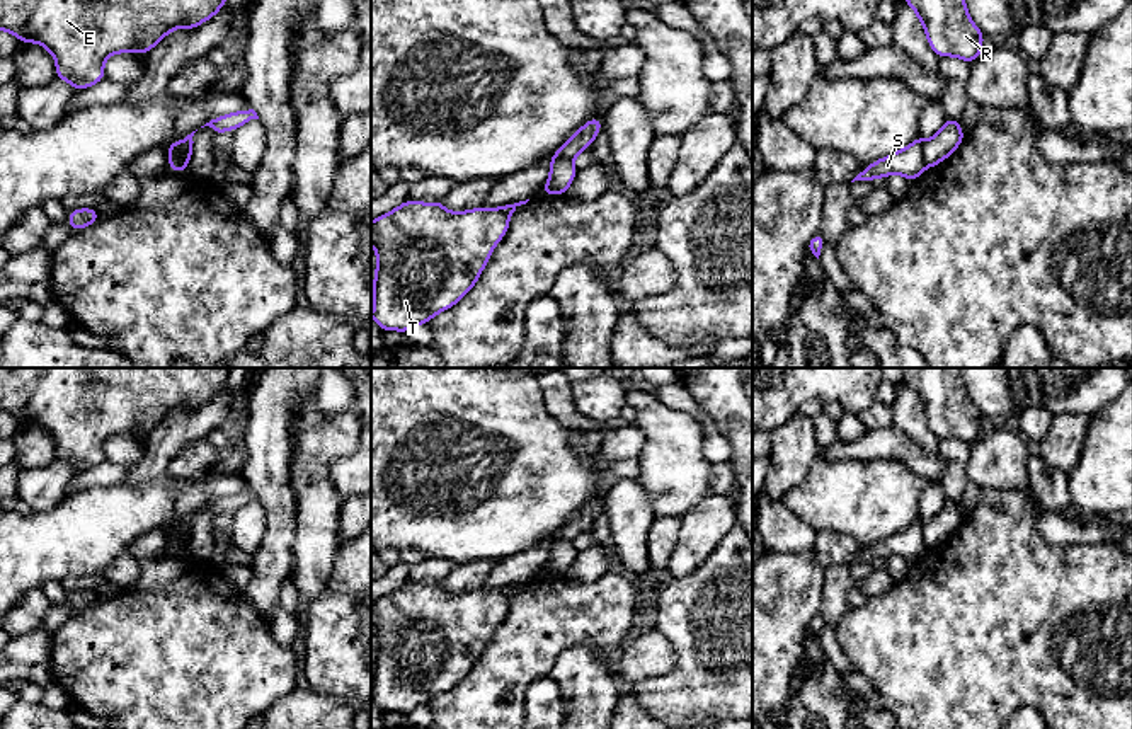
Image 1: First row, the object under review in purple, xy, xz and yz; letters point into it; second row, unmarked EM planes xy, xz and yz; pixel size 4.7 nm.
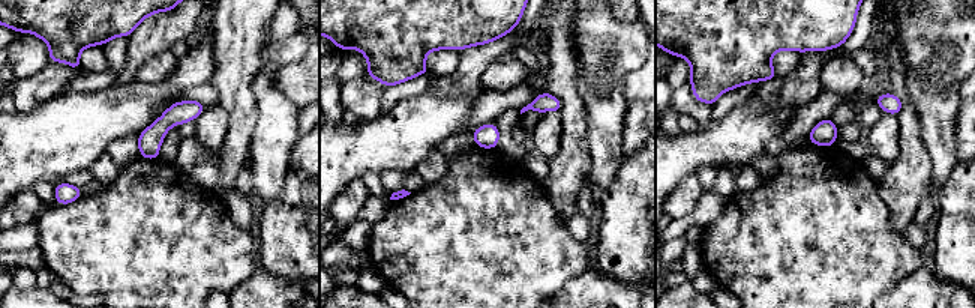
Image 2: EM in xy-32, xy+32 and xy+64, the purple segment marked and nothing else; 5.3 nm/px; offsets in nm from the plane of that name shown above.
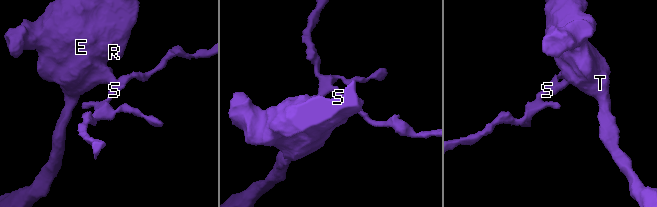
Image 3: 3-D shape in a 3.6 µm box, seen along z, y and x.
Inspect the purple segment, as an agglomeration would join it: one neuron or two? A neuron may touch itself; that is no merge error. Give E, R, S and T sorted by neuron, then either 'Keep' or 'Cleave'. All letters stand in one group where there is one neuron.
Groups: E R T / S. Cleave

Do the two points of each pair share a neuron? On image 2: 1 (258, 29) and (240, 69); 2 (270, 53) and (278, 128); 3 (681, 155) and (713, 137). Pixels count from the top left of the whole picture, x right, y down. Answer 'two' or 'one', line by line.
1: one
2: one
3: one

